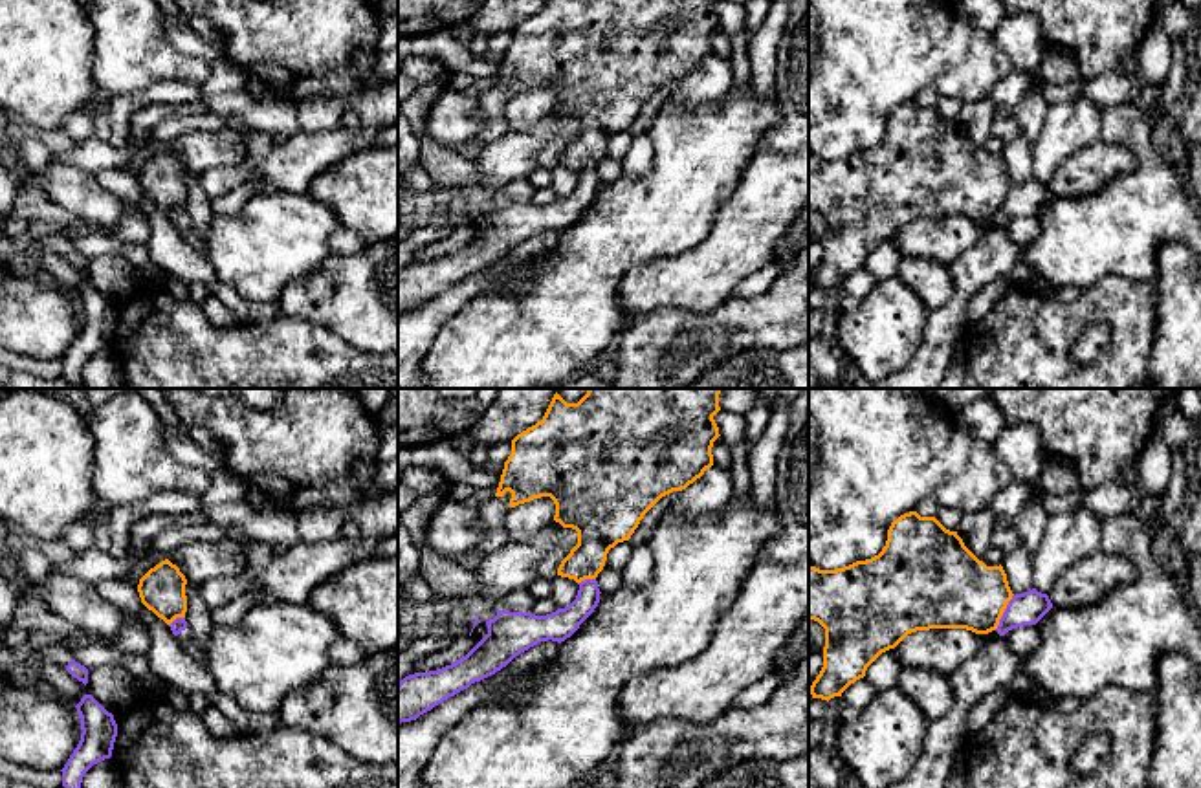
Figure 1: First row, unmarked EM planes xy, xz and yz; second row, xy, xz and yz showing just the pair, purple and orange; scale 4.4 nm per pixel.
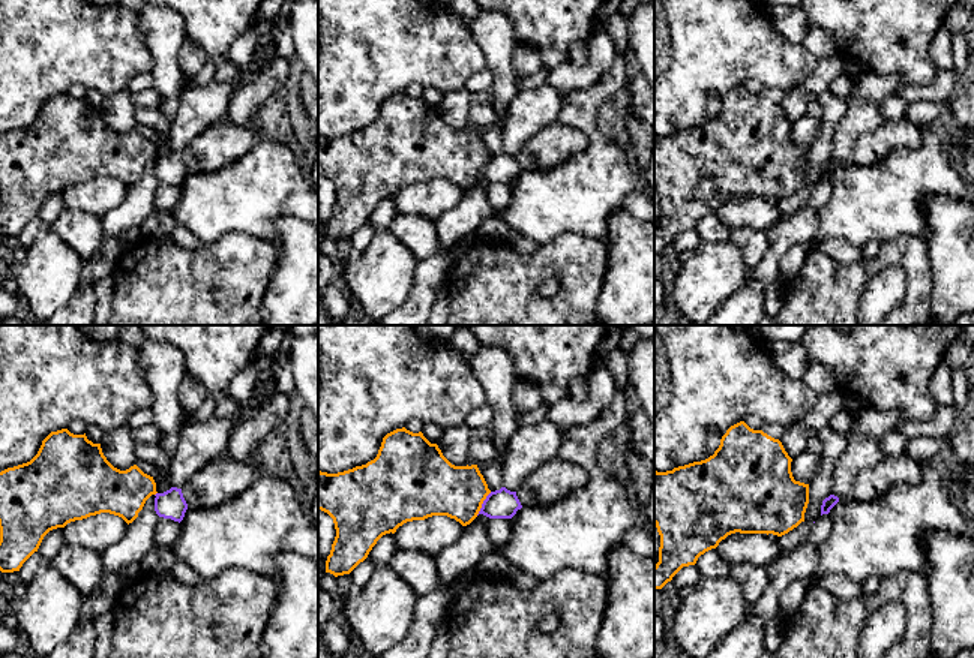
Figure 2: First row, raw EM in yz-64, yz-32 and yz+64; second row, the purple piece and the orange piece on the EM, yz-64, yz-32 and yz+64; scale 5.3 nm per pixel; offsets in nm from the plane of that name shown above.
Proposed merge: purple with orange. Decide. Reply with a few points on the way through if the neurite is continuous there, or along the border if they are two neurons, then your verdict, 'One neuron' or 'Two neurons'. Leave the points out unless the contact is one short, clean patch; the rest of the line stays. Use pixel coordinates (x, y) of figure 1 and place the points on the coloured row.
Boundary: yz (1013, 594), (994, 629). Two neurons

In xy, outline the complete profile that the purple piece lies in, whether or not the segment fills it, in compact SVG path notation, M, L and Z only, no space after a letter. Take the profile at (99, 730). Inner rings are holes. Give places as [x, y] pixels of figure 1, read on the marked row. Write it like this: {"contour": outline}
{"contour": "M92 695L75 706L81 717L81 740L62 772L64 788L81 788L84 773L97 762L110 759L117 737L117 724Z"}

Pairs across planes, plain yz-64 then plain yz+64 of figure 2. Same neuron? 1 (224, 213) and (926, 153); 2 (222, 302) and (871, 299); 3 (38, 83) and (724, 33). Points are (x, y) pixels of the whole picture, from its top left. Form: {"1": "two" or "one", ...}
{"1": "one", "2": "two", "3": "one"}

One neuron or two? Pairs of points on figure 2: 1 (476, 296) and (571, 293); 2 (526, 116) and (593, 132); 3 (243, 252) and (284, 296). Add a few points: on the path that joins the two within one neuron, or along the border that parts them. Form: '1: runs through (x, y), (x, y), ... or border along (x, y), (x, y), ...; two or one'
1: runs through (500, 305), (547, 305); one
2: border along (565, 95), (557, 119); two
3: border along (278, 248), (276, 270), (260, 309); two

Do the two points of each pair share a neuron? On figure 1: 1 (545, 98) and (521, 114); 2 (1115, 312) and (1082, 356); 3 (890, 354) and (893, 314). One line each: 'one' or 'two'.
1: one
2: two
3: one

